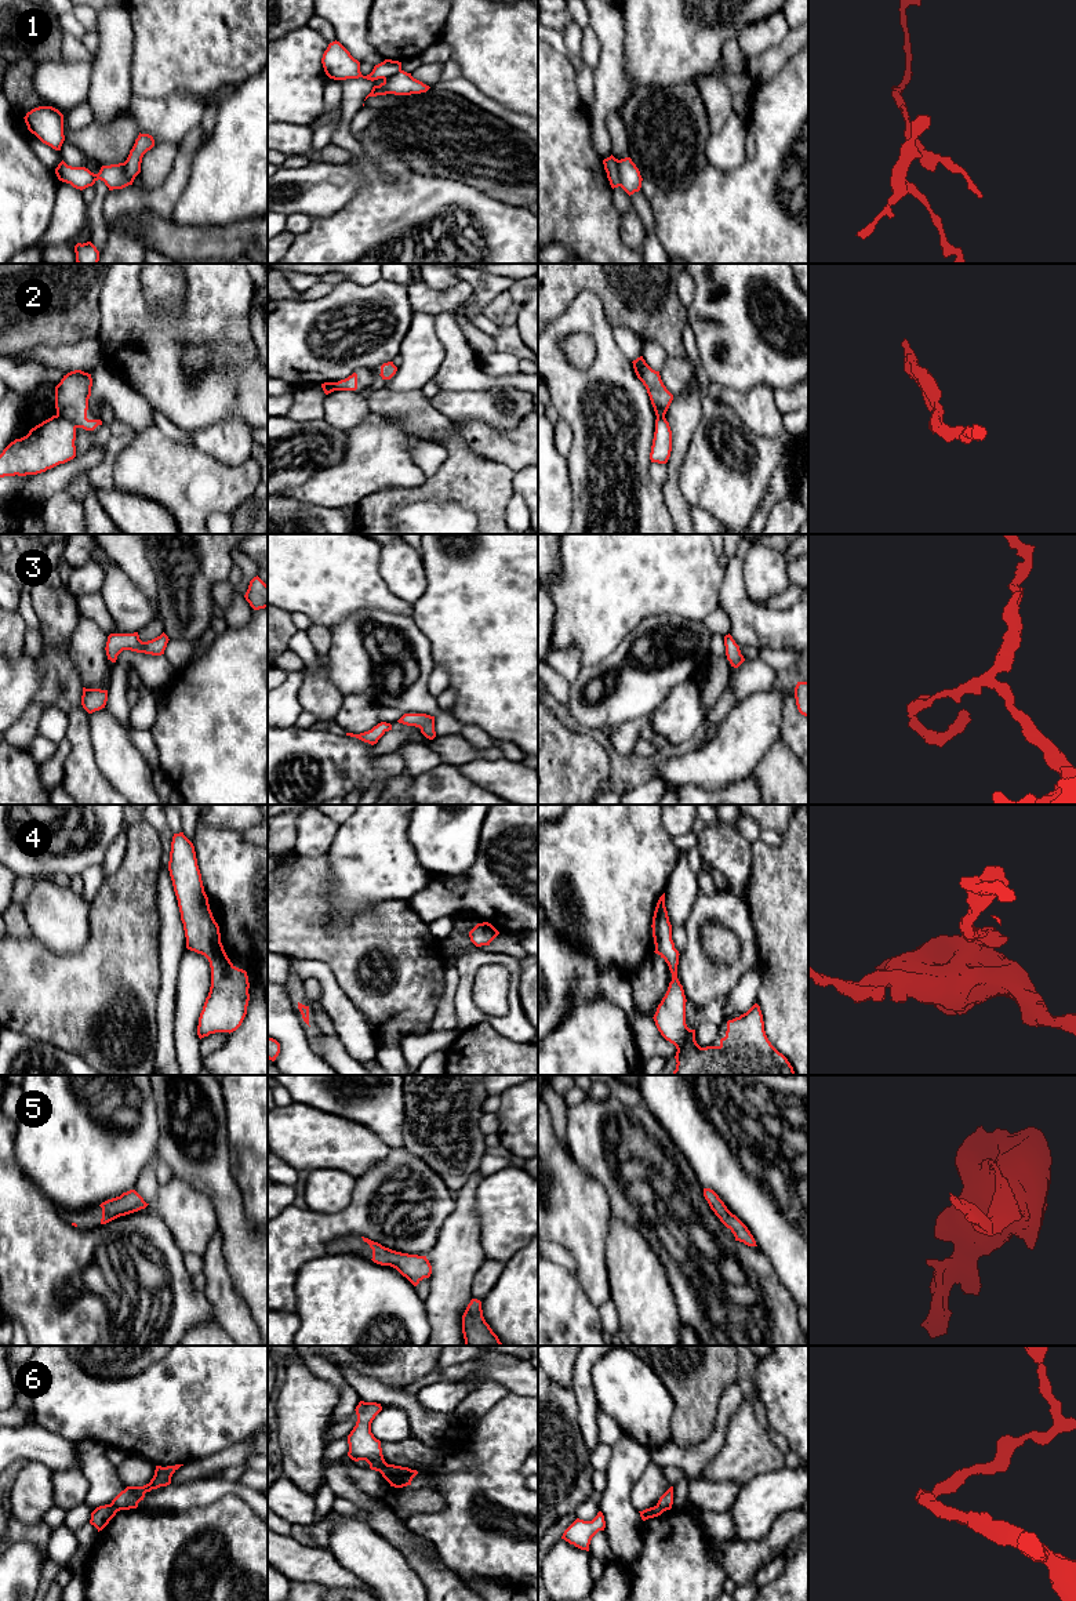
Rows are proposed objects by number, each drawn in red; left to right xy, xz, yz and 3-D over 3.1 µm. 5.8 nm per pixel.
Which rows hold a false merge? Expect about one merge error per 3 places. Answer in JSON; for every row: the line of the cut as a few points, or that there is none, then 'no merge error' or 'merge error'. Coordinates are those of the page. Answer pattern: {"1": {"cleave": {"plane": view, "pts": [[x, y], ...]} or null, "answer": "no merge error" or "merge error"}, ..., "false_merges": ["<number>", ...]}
{"1": {"cleave": {"plane": "yz", "pts": [[615, 159], [621, 185]]}, "answer": "merge error"}, "2": {"cleave": {"plane": "xy", "pts": [[57, 413], [77, 427]]}, "answer": "merge error"}, "3": {"cleave": null, "answer": "no merge error"}, "4": {"cleave": null, "answer": "no merge error"}, "5": {"cleave": null, "answer": "no merge error"}, "6": {"cleave": {"plane": "xz", "pts": [[388, 1465], [380, 1471]]}, "answer": "merge error"}, "false_merges": ["1", "2", "6"]}

